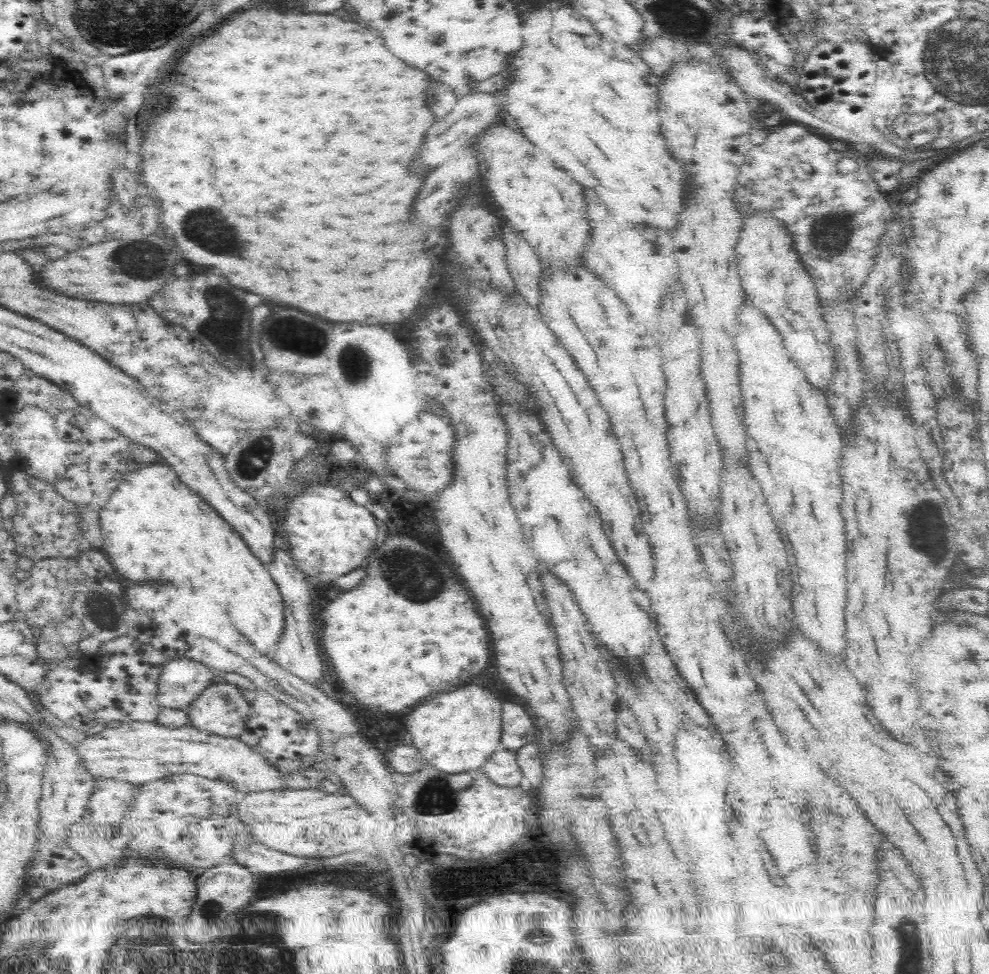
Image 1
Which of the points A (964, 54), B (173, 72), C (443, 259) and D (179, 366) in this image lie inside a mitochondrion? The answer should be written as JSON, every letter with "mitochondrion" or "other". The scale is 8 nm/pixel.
{"A":"mitochondrion","B":"other","C":"other","D":"other"}

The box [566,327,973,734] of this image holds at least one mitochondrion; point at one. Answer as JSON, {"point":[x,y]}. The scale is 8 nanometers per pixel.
{"point":[927,526]}

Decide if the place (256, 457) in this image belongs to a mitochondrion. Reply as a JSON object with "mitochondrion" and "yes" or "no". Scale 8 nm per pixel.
{"mitochondrion":"yes"}

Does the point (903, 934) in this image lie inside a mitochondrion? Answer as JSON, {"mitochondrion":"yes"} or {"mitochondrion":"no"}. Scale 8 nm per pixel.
{"mitochondrion":"yes"}

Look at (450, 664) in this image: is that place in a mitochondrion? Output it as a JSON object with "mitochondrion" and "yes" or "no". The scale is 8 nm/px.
{"mitochondrion":"no"}

